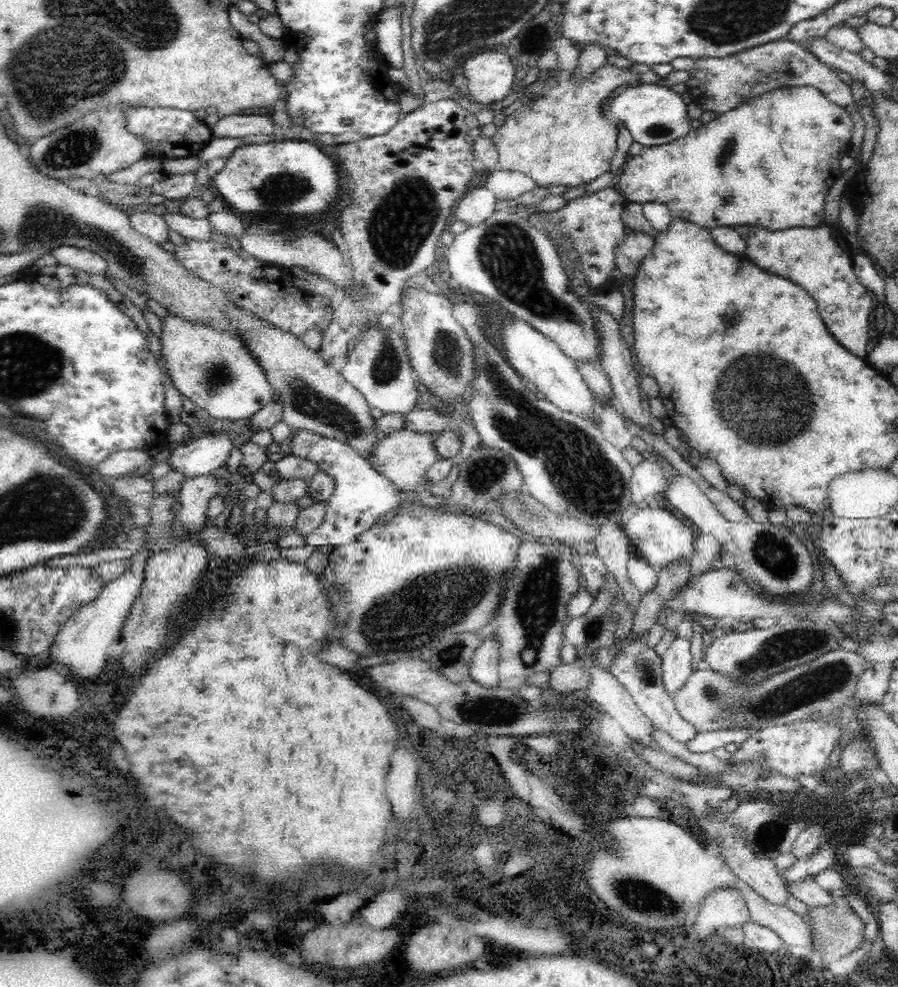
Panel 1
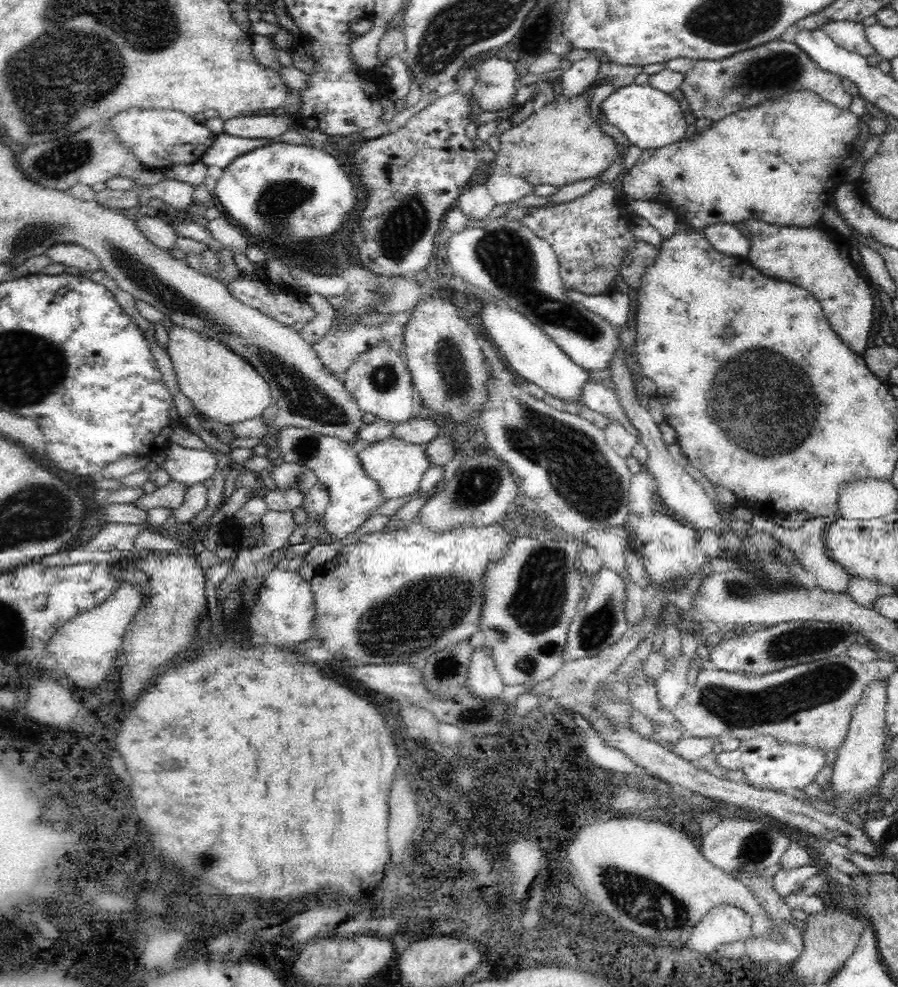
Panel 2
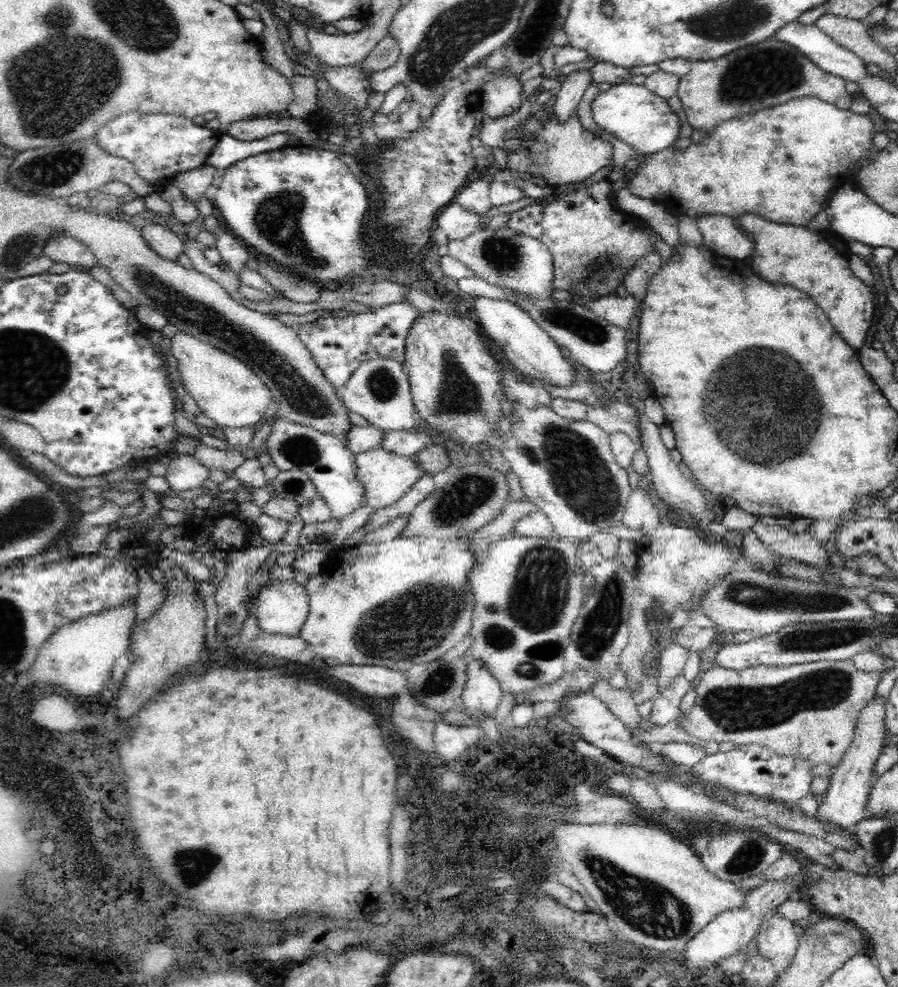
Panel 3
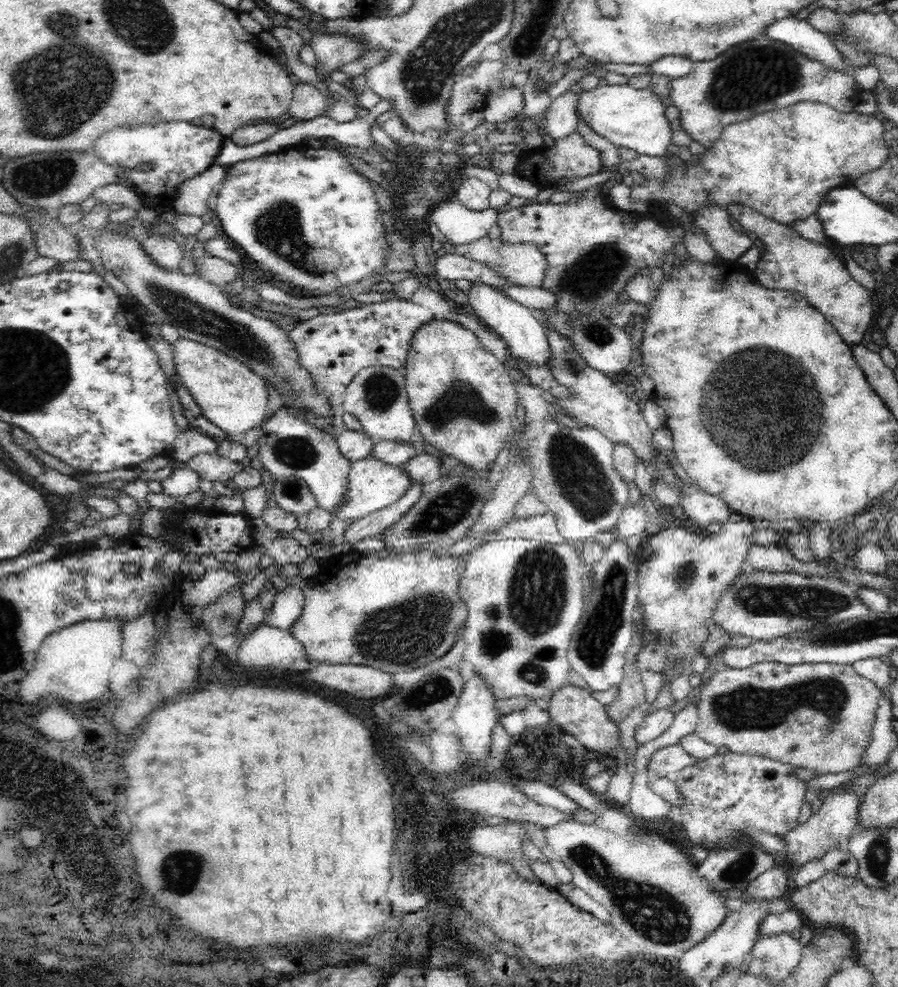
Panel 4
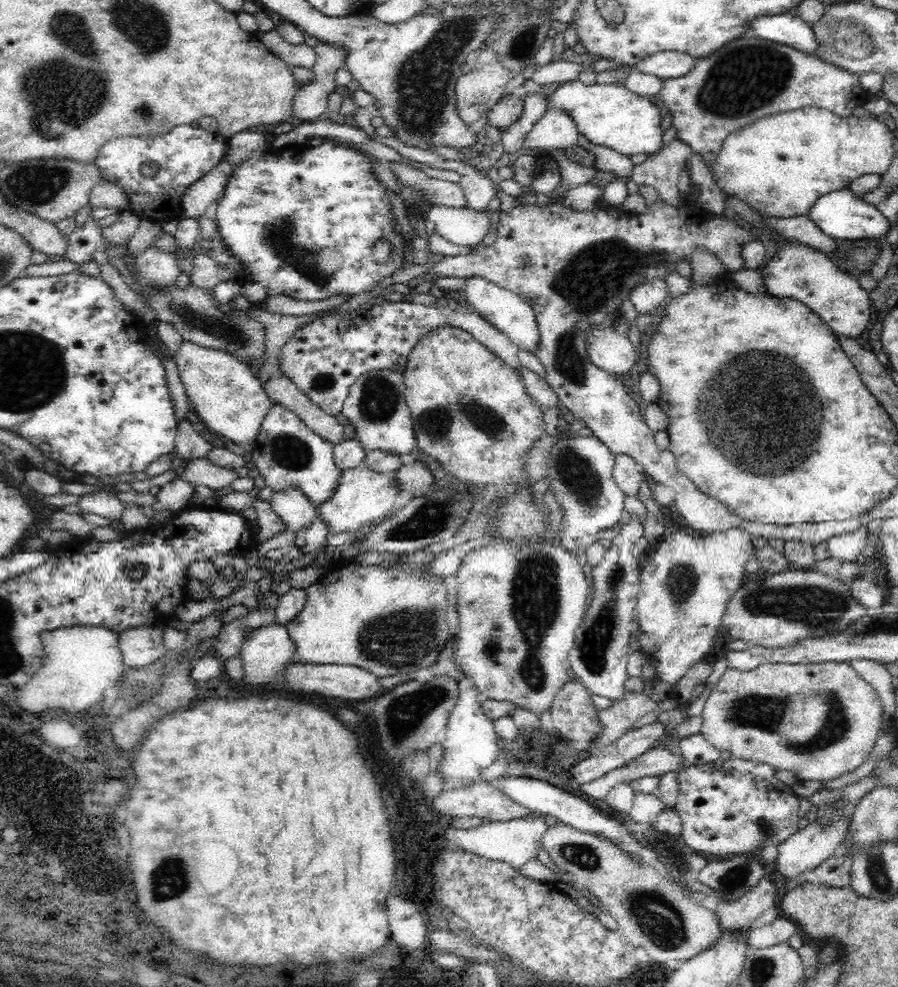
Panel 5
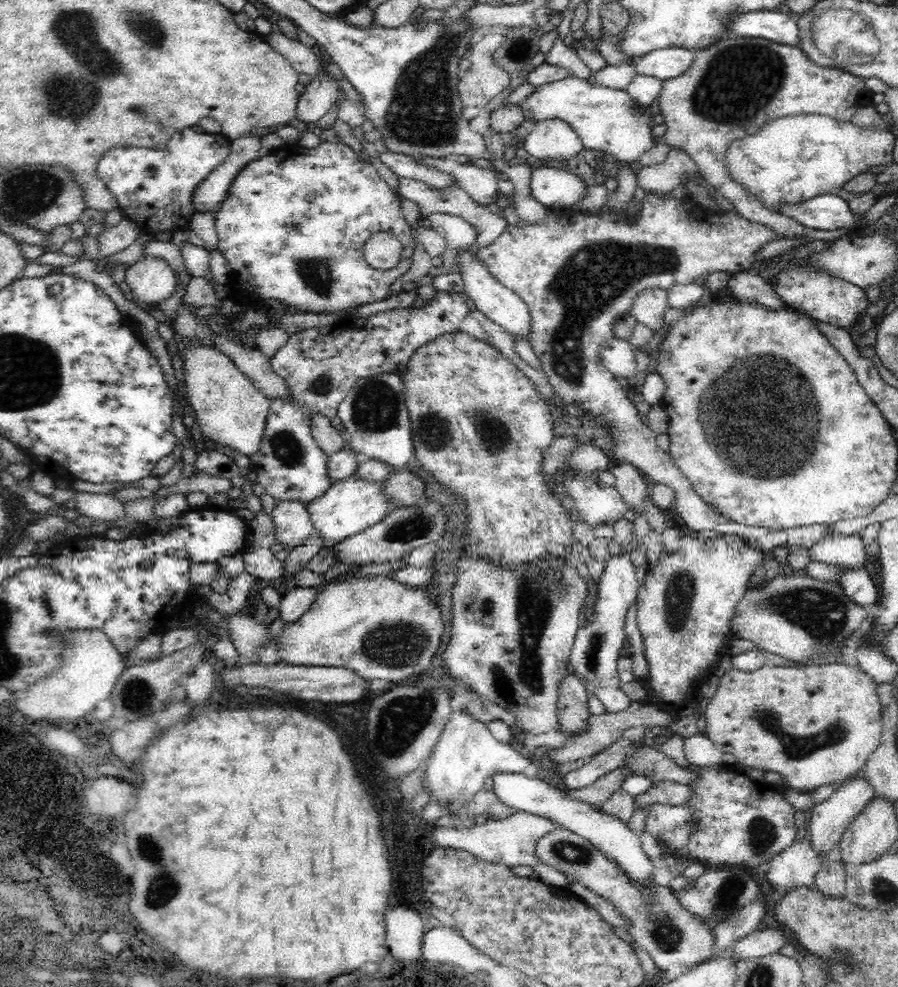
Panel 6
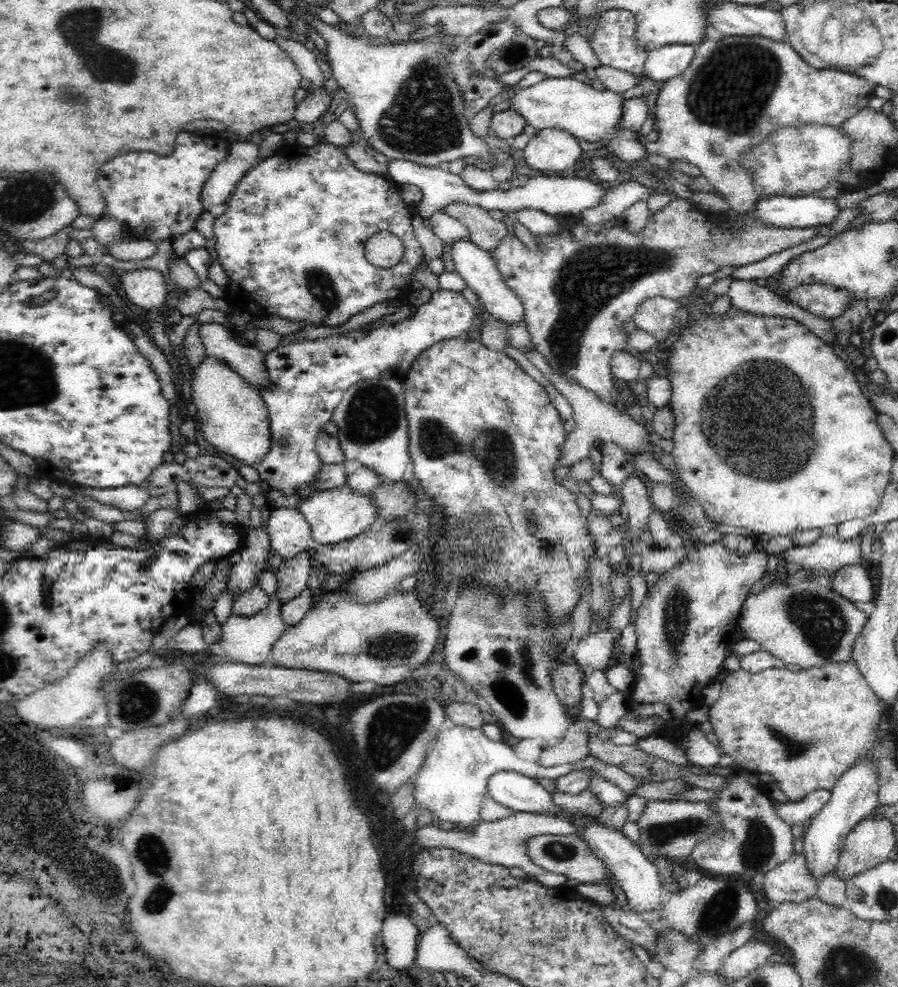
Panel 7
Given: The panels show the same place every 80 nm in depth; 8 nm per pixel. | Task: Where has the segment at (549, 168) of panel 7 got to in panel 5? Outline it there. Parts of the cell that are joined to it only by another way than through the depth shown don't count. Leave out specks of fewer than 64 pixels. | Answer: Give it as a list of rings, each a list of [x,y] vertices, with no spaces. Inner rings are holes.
[[[564,109],[546,111],[525,138],[525,148],[551,157],[553,150],[568,154],[569,150],[583,141],[579,138],[576,123]]]

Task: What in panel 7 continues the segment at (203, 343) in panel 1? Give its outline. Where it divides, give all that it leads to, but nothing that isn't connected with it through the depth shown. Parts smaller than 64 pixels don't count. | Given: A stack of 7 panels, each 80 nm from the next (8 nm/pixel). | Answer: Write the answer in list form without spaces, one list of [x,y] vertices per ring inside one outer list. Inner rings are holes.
[[[206,358],[192,371],[190,399],[198,409],[196,422],[206,439],[205,449],[225,453],[256,469],[272,448],[269,413],[256,389],[218,359]]]

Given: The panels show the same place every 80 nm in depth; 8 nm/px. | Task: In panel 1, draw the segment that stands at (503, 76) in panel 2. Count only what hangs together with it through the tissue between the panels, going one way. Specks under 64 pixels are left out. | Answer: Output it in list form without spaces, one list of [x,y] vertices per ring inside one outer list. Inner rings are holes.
[[[482,52],[468,57],[462,75],[468,79],[470,99],[478,106],[500,102],[512,92],[514,64],[500,52]]]

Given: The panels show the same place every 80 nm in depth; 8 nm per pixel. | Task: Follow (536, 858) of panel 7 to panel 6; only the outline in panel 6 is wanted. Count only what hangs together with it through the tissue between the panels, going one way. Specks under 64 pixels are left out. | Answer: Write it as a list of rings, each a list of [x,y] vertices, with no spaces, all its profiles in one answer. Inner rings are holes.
[[[566,829],[546,833],[534,842],[534,846],[540,862],[556,868],[571,880],[577,880],[586,889],[608,900],[628,921],[632,921],[634,926],[630,936],[642,946],[644,952],[654,958],[658,970],[668,970],[672,964],[690,969],[709,961],[713,954],[711,929],[679,906],[669,886],[660,887],[656,884],[652,888],[637,888],[626,875],[620,873],[612,859],[604,857],[587,840]]]

